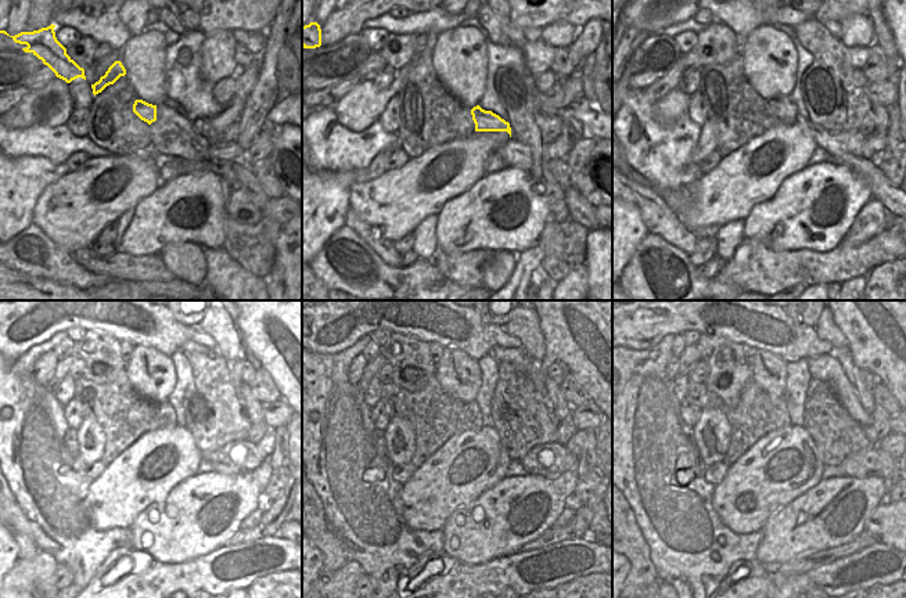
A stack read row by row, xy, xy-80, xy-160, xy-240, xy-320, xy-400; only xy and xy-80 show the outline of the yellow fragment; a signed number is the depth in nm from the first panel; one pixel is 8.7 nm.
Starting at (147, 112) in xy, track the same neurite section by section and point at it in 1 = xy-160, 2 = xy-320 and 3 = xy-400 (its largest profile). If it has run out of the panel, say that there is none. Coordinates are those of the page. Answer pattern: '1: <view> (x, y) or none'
1: xy-160 (852, 141)
2: xy-320 (550, 460)
3: xy-400 (872, 461)

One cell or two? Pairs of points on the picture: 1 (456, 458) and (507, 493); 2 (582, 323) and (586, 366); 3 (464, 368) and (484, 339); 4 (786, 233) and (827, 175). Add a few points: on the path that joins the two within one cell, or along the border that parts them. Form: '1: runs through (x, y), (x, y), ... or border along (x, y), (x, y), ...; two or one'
1: border along (506, 476), (482, 490), (468, 503); two
2: runs through (582, 334), (586, 355); one
3: border along (443, 346), (456, 346), (478, 360); two
4: runs through (795, 219), (822, 188); one

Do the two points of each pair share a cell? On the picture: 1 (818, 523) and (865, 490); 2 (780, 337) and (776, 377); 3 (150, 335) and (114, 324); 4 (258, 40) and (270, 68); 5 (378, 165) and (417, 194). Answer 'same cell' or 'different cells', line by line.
1: same cell
2: different cells
3: same cell
4: different cells
5: different cells

